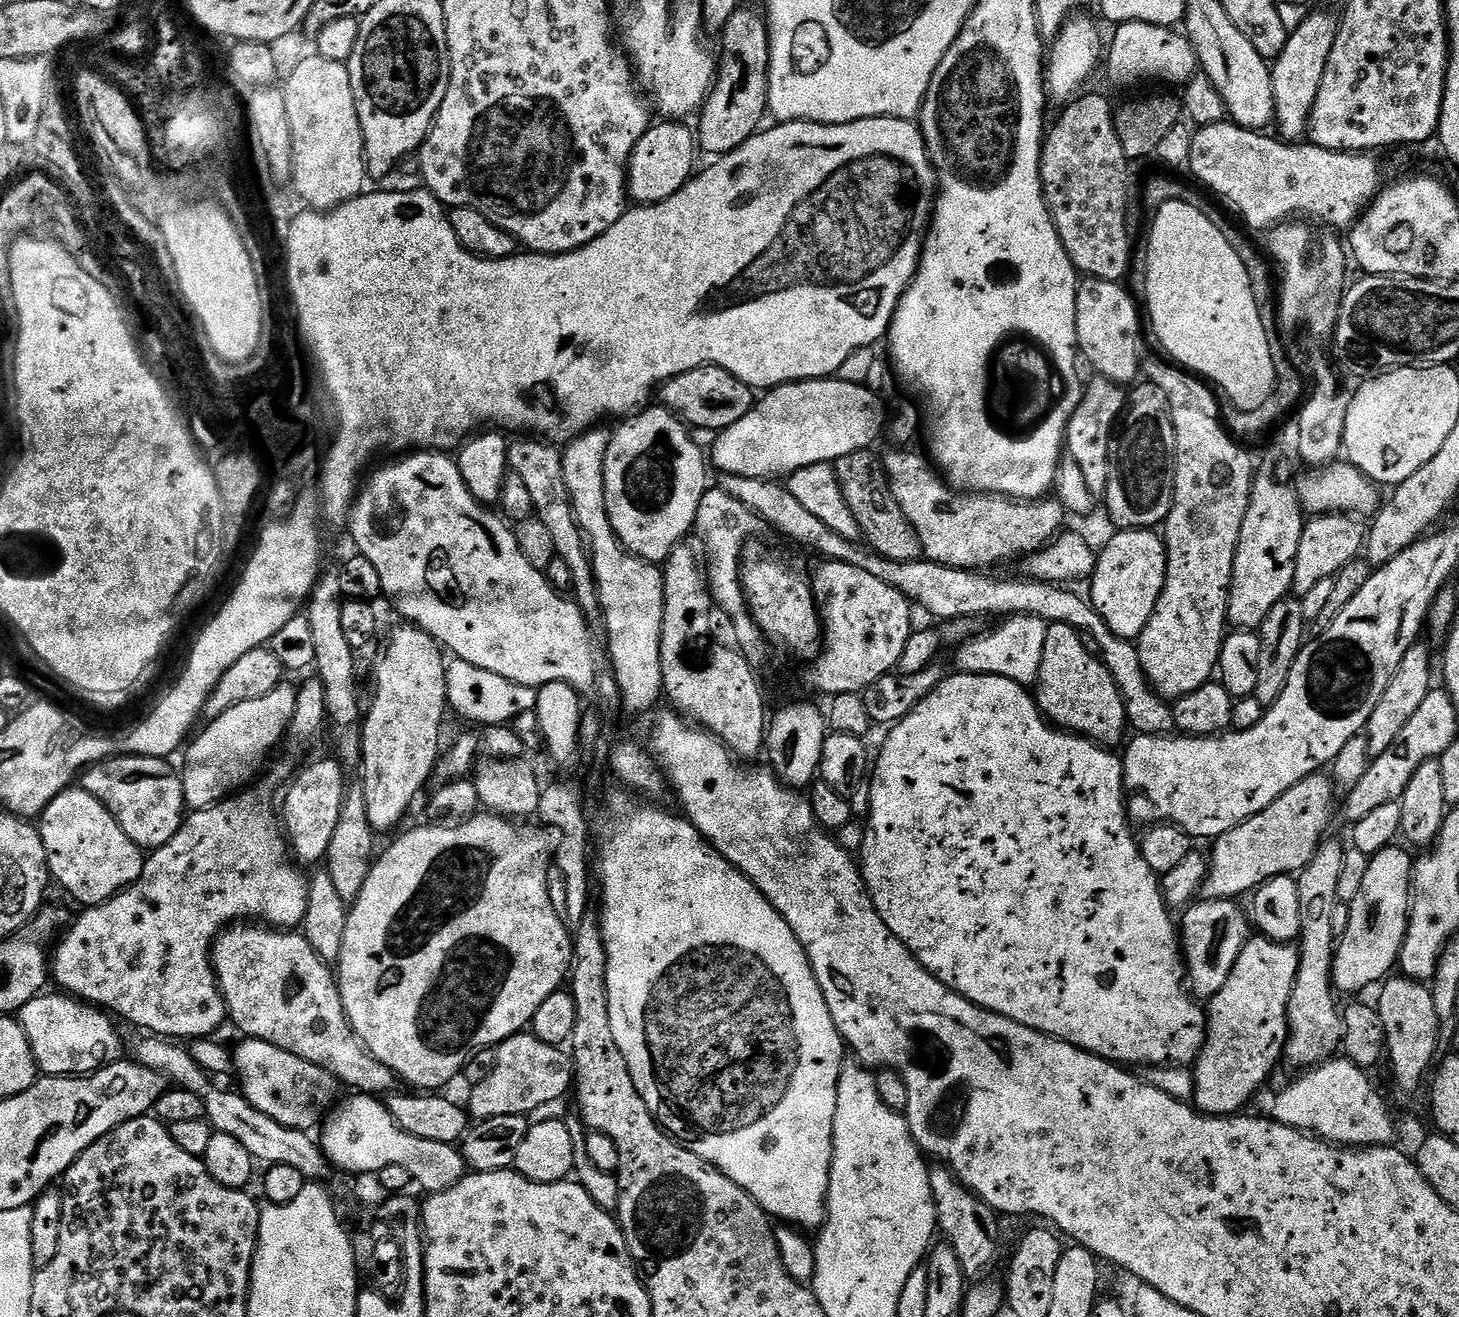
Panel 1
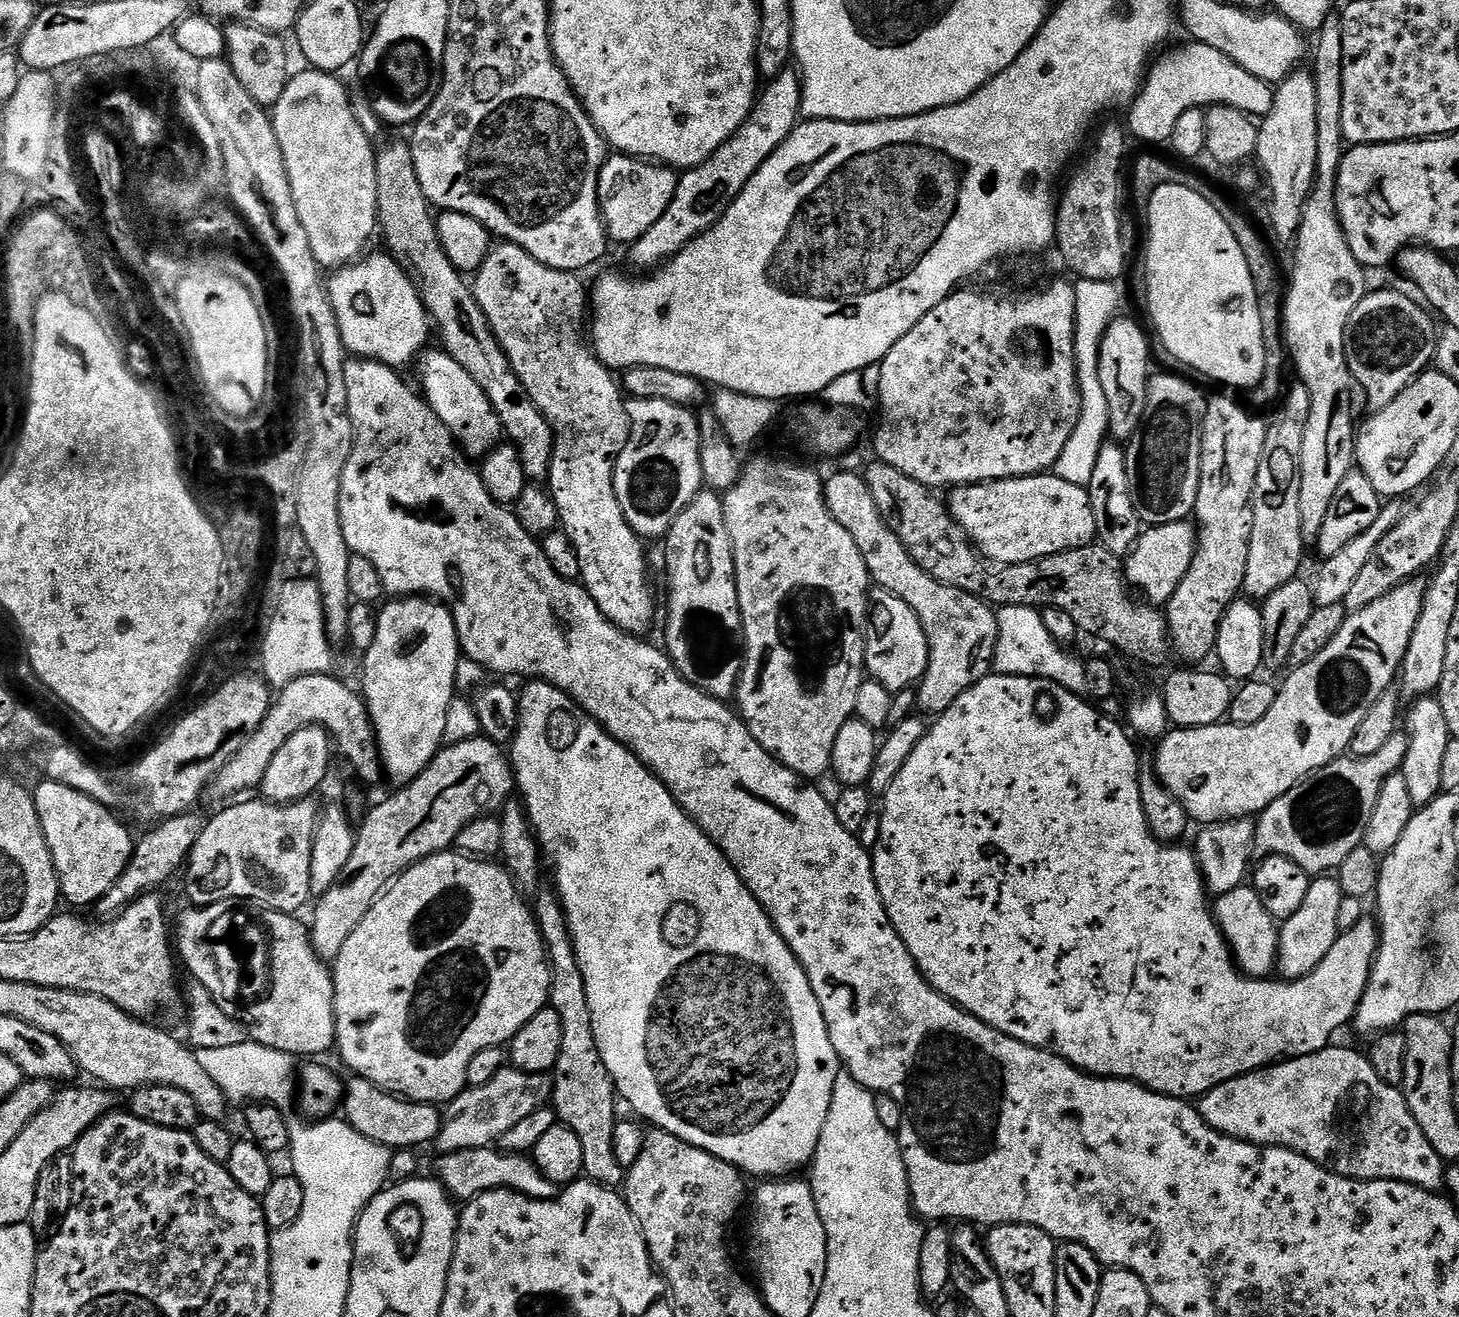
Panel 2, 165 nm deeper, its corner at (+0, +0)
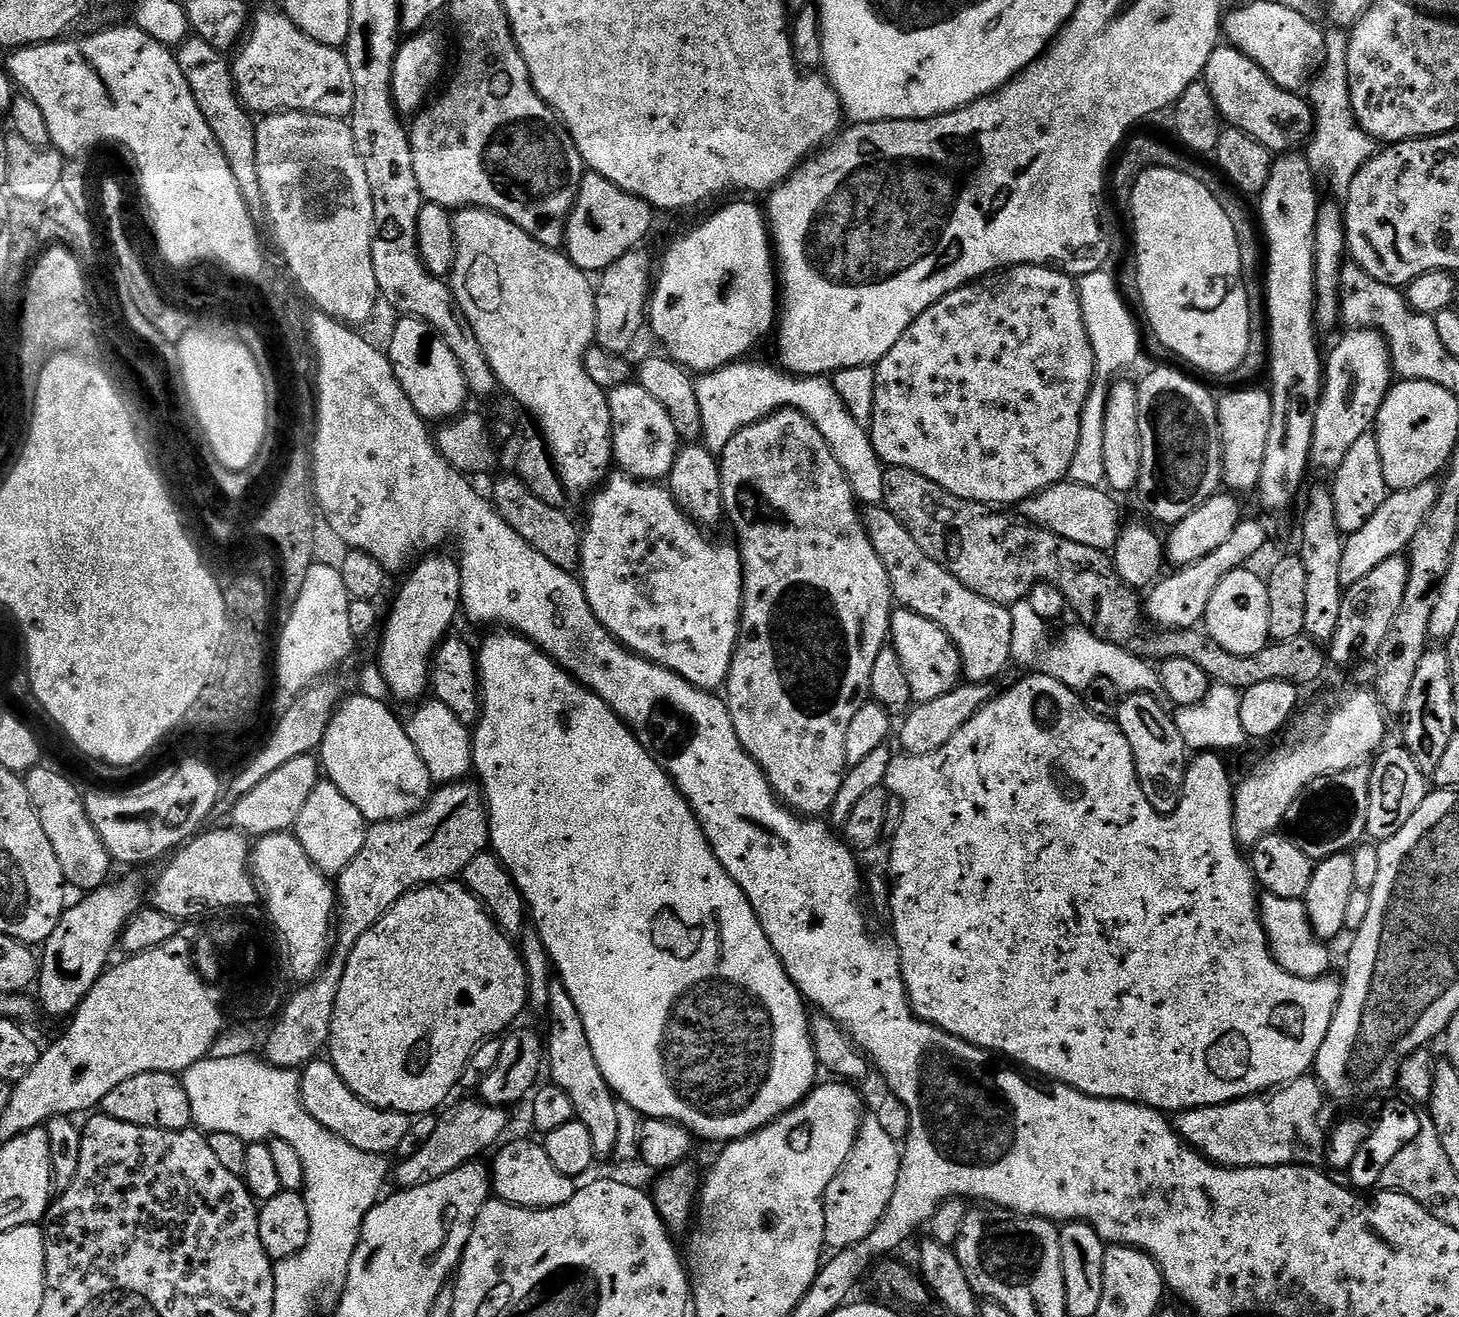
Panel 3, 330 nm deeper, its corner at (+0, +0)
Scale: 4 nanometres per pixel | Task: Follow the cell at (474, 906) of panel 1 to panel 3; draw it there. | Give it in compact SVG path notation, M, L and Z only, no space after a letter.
M463 883L429 884L422 888L413 888L385 916L381 916L374 927L358 938L352 953L348 955L346 970L342 974L342 986L338 986L338 998L334 1002L332 1037L328 1039L327 1051L333 1066L355 1096L361 1096L367 1104L373 1104L375 1108L407 1112L409 1117L415 1118L435 1113L445 1103L443 1100L452 1091L457 1091L466 1062L476 1052L476 1047L486 1040L507 1033L516 1024L515 1020L523 1014L524 1008L528 1007L528 975L524 960L520 957L517 945L496 925L484 903L473 892L468 891Z

